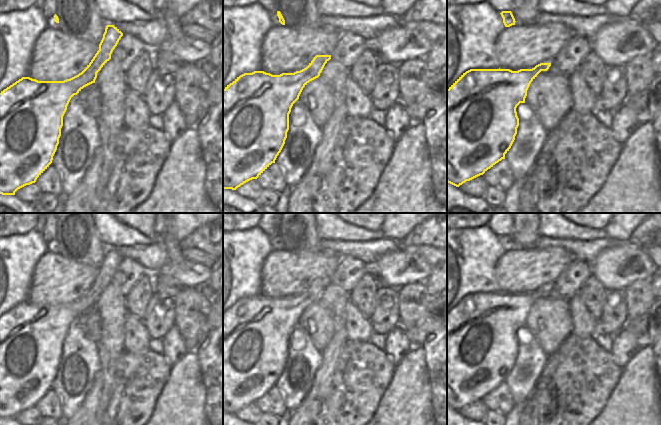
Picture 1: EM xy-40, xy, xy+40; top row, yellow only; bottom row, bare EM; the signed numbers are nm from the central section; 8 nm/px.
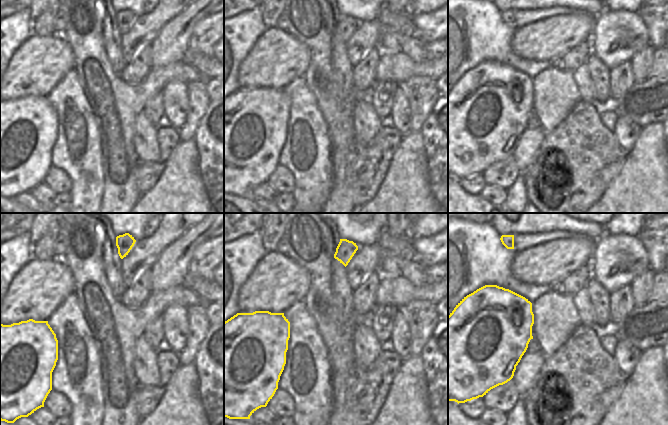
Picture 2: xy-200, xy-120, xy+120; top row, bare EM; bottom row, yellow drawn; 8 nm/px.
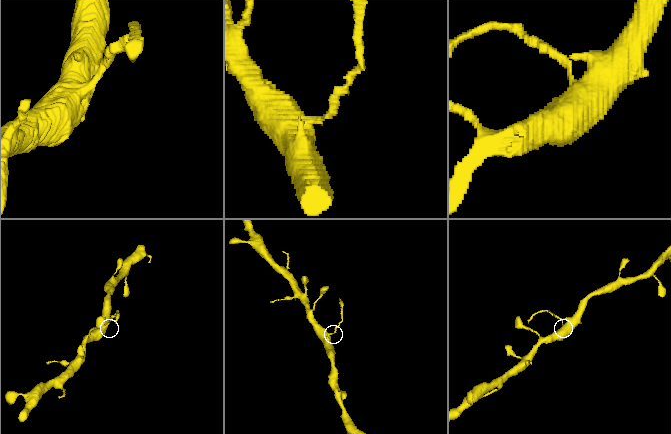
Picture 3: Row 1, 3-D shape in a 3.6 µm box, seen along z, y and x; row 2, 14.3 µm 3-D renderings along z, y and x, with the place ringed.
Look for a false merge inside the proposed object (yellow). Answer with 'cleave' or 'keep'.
cleave

